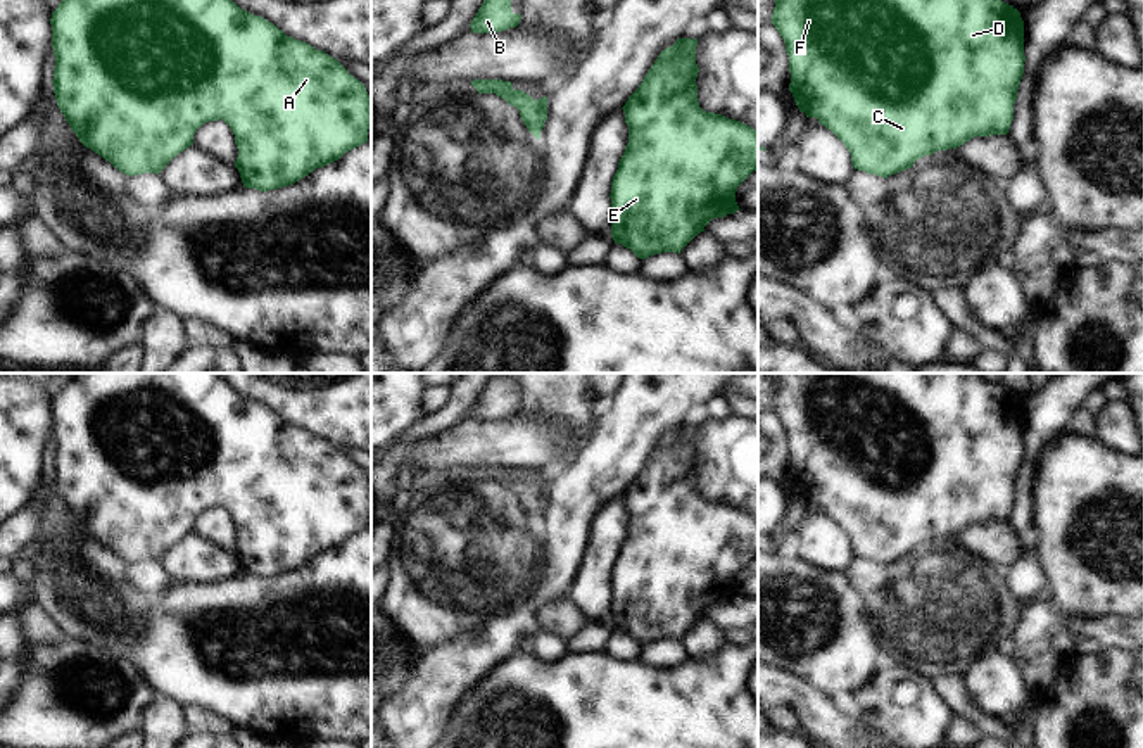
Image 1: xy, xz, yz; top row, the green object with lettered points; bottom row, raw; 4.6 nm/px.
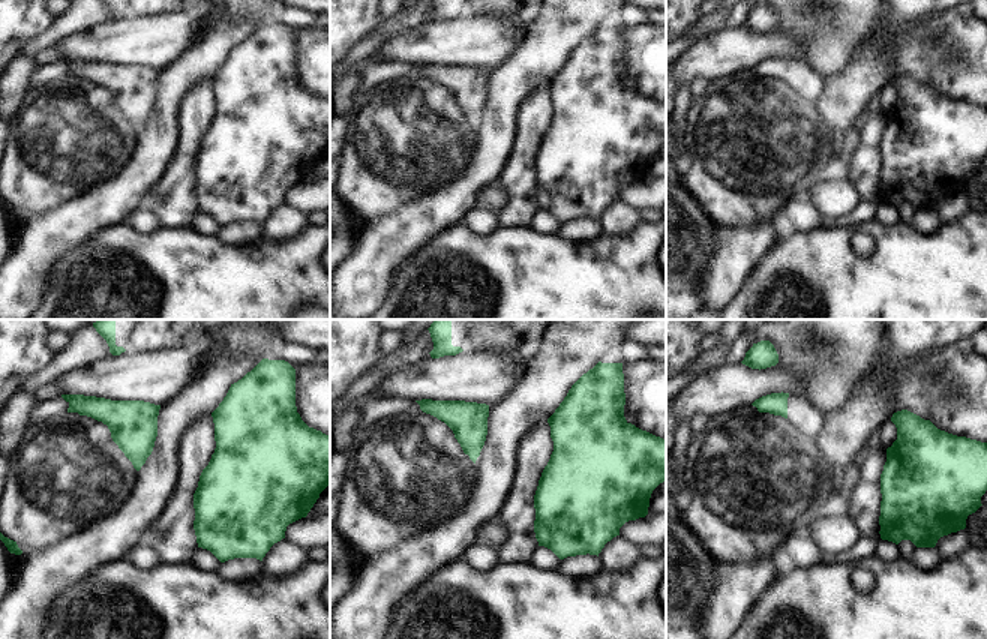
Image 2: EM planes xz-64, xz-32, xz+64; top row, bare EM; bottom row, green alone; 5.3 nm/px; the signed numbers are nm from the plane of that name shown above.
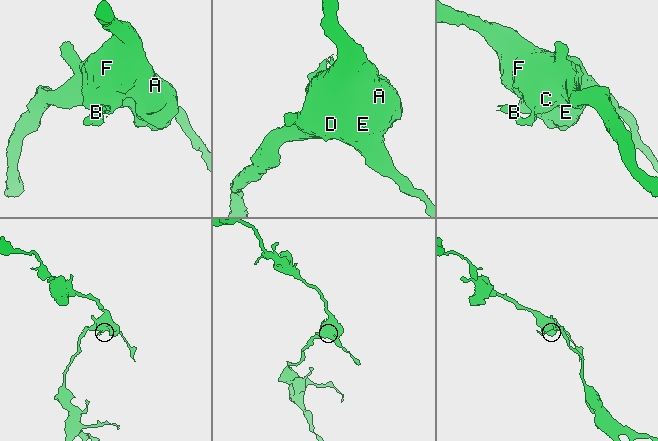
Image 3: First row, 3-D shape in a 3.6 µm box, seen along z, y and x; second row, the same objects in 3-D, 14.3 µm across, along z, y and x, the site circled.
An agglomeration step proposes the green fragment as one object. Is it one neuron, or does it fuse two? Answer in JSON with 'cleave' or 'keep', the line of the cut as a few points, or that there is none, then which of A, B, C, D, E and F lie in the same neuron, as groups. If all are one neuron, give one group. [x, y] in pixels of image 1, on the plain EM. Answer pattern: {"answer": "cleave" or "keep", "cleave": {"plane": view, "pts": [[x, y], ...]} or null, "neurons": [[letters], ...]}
{"answer": "cleave", "cleave": {"plane": "xz", "pts": [[496, 479], [524, 479], [530, 486]]}, "neurons": [["A", "C", "D", "E", "F"], ["B"]]}

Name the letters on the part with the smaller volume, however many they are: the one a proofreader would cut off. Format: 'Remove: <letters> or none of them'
Remove: B

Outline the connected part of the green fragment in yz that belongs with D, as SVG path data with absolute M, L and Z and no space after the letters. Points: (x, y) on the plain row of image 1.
M774 373L777 387L772 411L780 420L789 442L789 479L806 504L817 504L849 537L858 558L891 563L913 553L924 542L957 536L974 523L1007 522L1014 506L1014 491L1024 461L1024 408L1020 399L981 373Z

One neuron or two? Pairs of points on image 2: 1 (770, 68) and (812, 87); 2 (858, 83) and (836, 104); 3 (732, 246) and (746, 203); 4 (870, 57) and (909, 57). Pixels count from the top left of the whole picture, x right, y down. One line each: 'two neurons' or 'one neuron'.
1: one neuron
2: one neuron
3: two neurons
4: two neurons

